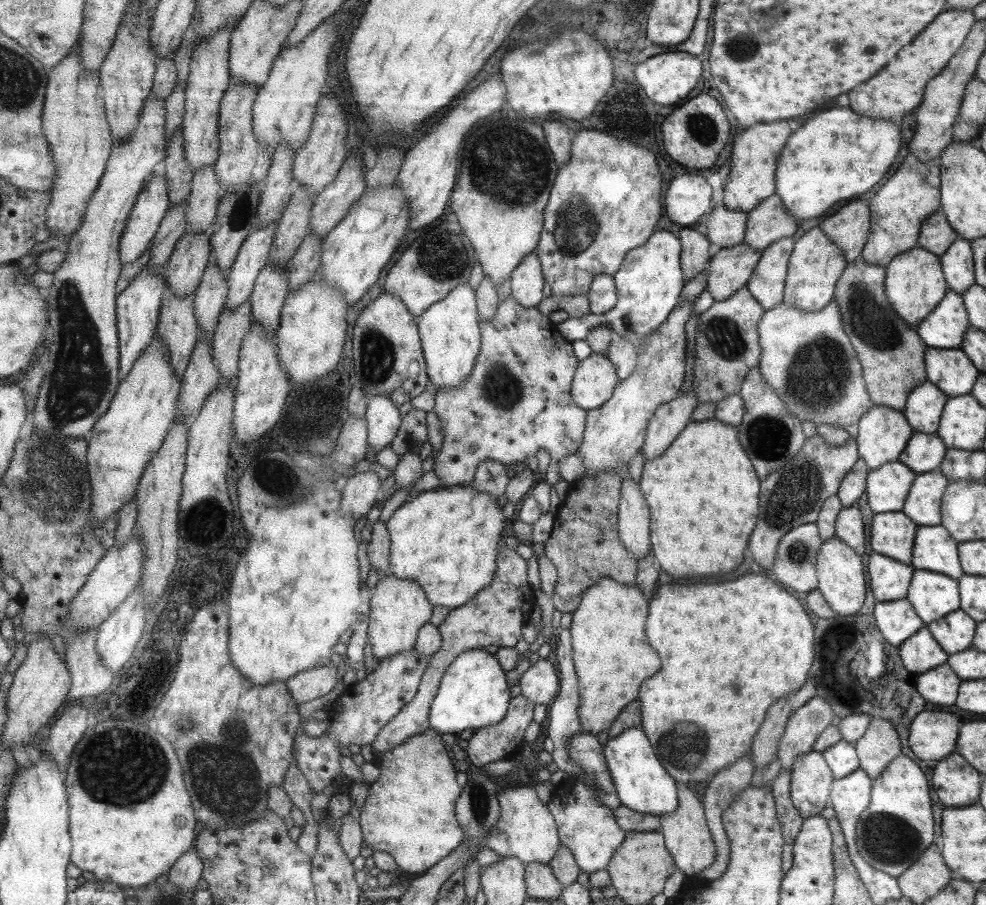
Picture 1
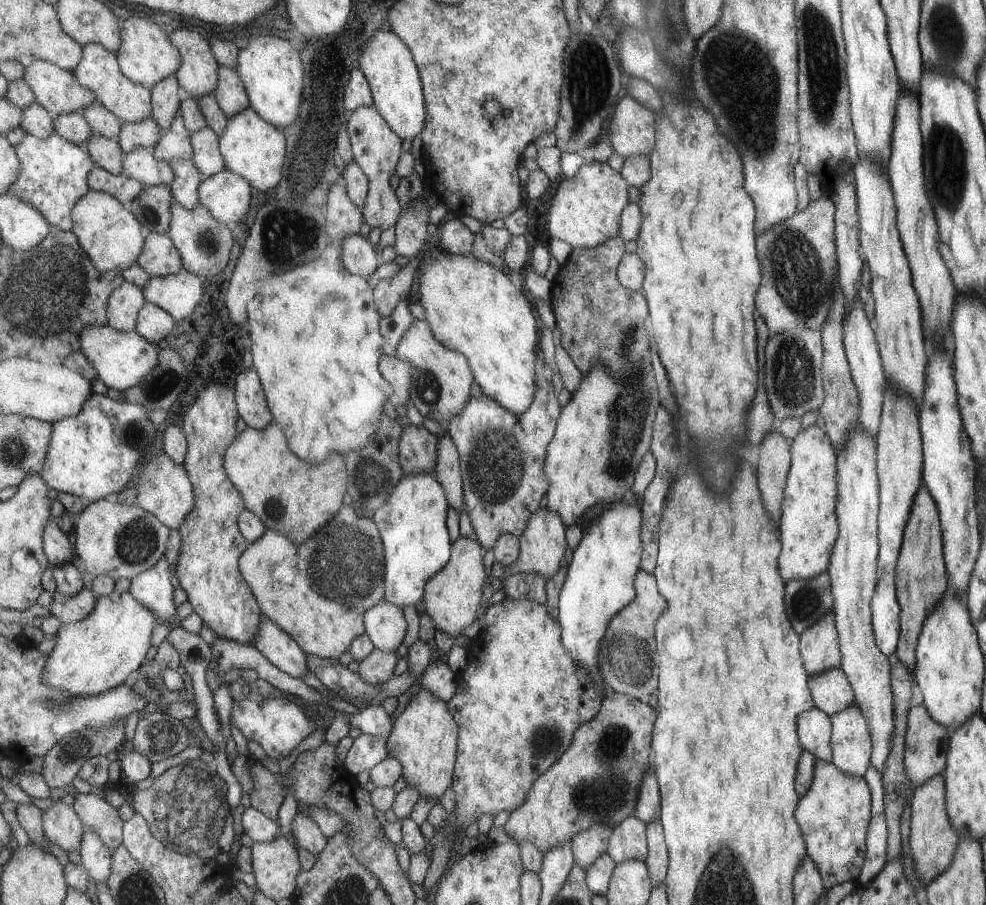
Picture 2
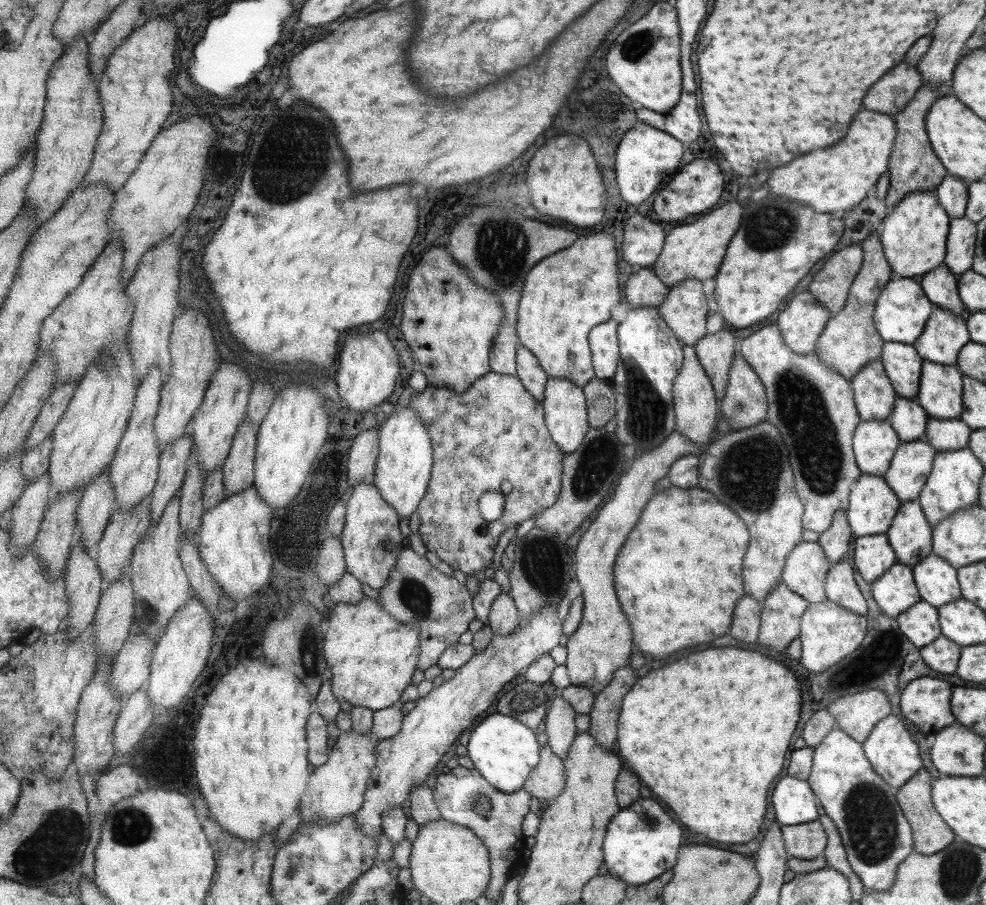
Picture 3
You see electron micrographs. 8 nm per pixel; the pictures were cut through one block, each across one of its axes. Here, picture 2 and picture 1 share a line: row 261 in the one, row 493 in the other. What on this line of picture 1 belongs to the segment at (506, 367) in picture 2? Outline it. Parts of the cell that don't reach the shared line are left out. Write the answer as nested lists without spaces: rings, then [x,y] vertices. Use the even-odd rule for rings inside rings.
[[[469,485],[419,492],[417,497],[399,506],[384,523],[390,538],[389,573],[399,580],[415,580],[432,605],[448,609],[461,607],[465,600],[469,601],[491,583],[497,569],[497,542],[503,528],[501,520],[503,516],[496,500],[476,492]]]

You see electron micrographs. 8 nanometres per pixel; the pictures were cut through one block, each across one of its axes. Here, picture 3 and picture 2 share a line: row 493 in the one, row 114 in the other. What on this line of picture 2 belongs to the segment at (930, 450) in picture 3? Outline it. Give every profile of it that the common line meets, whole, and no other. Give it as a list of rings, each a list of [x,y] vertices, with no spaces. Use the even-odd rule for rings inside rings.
[[[901,84],[899,86],[886,172],[889,175],[890,188],[897,208],[898,234],[902,240],[903,251],[909,260],[914,290],[921,304],[922,334],[925,336],[926,344],[931,342],[933,346],[937,346],[941,345],[939,336],[944,338],[945,330],[949,330],[957,291],[949,268],[943,263],[942,256],[939,256],[938,222],[925,188],[924,151],[920,127],[921,103],[918,92],[911,87],[903,89]]]

